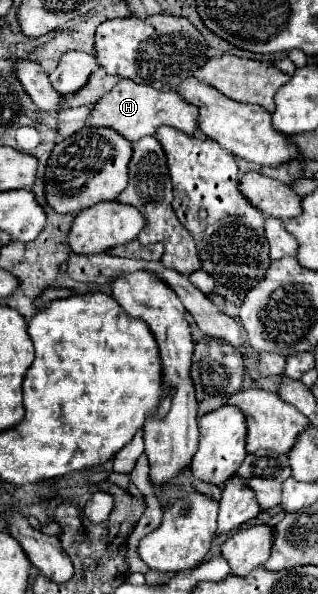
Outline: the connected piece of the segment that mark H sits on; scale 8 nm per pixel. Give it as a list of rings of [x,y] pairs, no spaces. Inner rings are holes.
[[[119,79],[119,83],[93,105],[87,117],[87,127],[113,129],[131,143],[145,135],[155,135],[157,127],[161,125],[195,135],[199,133],[197,131],[197,109],[185,103],[175,91],[157,91],[153,87],[139,87],[131,79]]]

